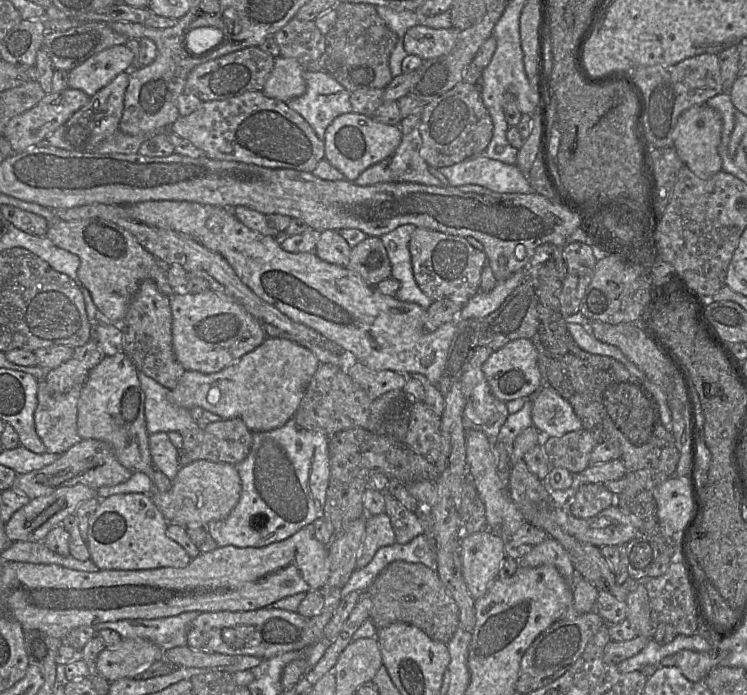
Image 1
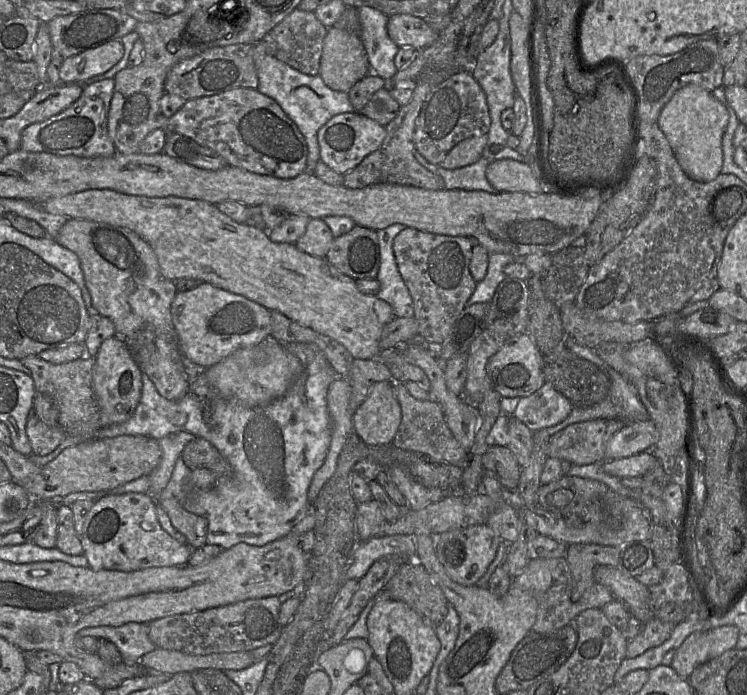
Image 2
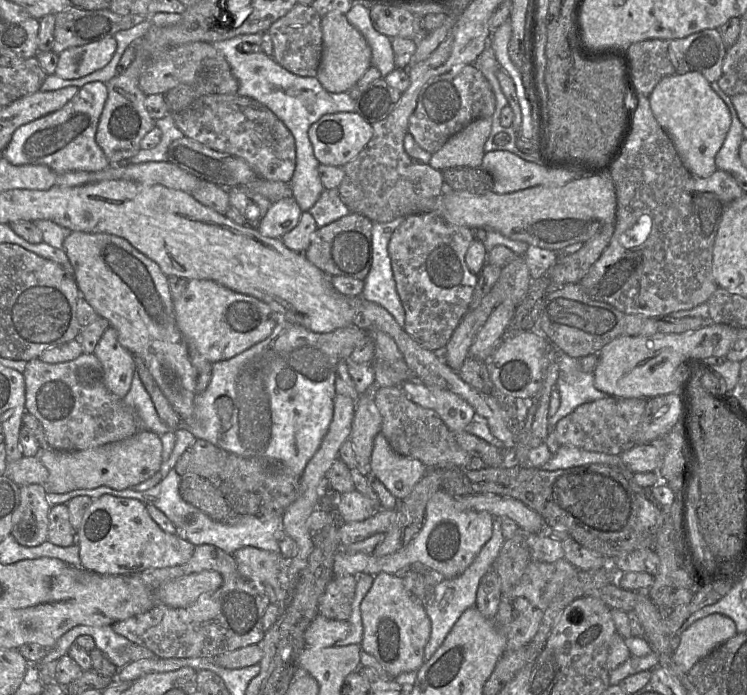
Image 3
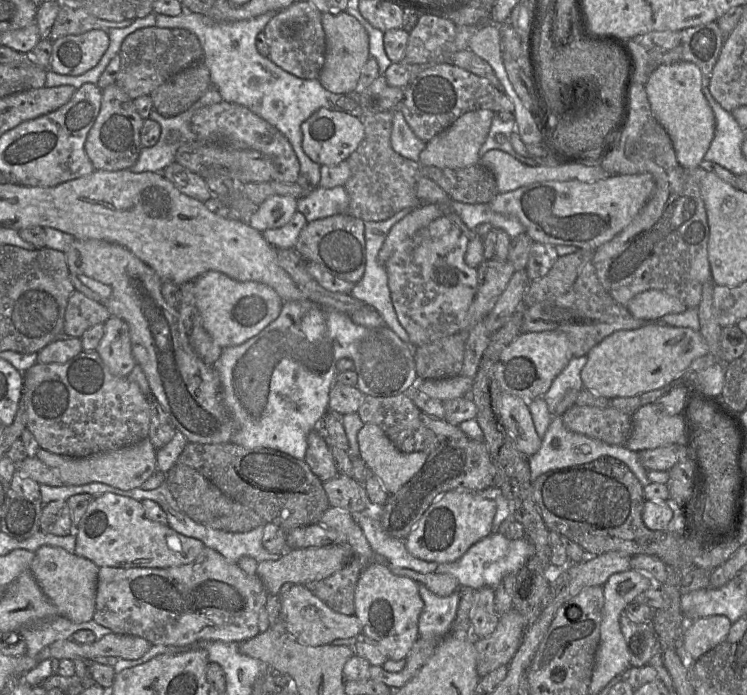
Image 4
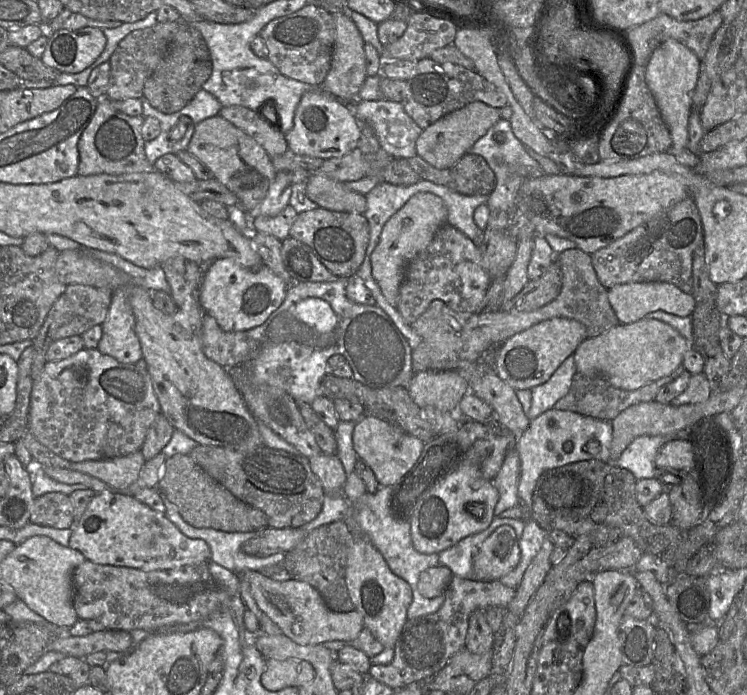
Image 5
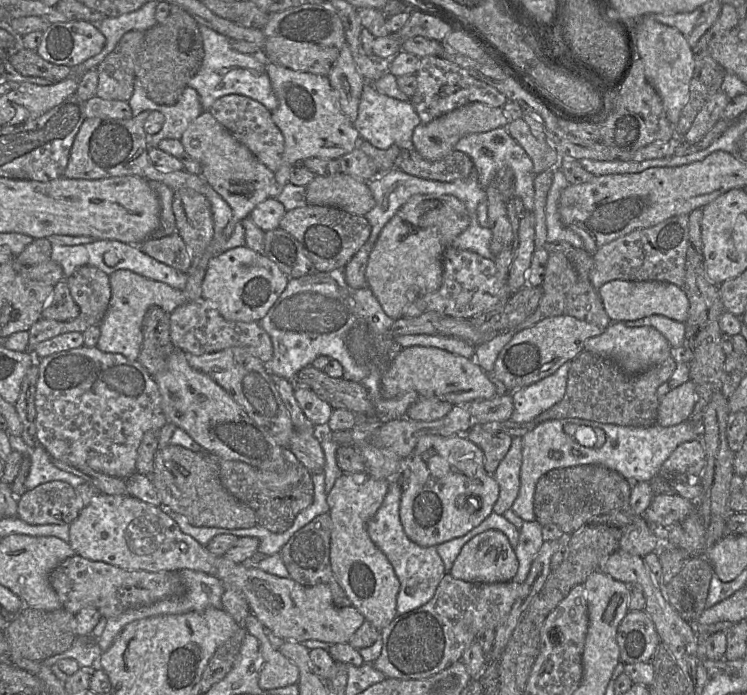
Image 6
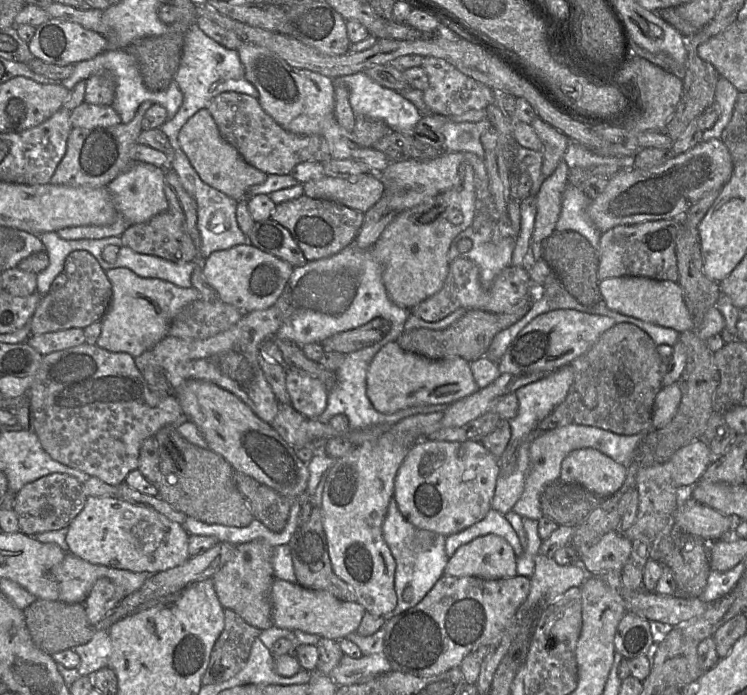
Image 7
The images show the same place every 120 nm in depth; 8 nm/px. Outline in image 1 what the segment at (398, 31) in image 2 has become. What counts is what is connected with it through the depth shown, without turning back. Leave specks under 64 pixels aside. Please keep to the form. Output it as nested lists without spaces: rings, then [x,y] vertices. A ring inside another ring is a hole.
[[[420,23],[405,33],[403,46],[407,54],[419,56],[422,60],[437,58],[448,54],[454,48],[460,31],[462,30],[453,27],[433,29]]]

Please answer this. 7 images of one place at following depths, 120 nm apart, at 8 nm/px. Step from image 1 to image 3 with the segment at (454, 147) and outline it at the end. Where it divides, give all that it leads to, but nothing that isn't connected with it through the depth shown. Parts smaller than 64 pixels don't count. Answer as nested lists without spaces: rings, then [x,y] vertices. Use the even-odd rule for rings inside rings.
[[[473,64],[456,66],[423,85],[416,108],[409,118],[408,132],[422,149],[433,154],[474,120],[492,117],[495,104],[495,95],[489,82]]]

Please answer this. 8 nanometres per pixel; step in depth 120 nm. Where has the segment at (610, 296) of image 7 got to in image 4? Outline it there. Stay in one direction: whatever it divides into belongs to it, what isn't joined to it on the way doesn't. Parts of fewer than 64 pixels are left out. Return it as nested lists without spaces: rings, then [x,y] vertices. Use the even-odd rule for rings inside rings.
[[[657,289],[637,294],[628,302],[626,308],[635,318],[649,322],[660,322],[666,314],[683,313],[687,310],[679,299]]]

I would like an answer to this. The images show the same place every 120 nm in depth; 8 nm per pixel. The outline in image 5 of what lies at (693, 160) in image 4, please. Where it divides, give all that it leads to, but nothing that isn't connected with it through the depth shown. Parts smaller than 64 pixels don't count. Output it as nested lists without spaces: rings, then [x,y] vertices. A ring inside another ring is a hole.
[[[668,39],[653,52],[645,67],[646,84],[670,131],[674,148],[687,148],[688,145],[688,123],[693,109],[692,95],[697,85],[700,65],[701,61],[693,51],[677,40]]]

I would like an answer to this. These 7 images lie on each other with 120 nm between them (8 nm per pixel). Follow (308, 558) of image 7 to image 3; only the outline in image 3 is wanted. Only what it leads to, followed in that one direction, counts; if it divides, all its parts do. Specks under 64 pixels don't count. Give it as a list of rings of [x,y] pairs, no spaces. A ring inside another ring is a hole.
[[[358,575],[333,578],[319,603],[319,613],[332,620],[349,620],[355,598]]]

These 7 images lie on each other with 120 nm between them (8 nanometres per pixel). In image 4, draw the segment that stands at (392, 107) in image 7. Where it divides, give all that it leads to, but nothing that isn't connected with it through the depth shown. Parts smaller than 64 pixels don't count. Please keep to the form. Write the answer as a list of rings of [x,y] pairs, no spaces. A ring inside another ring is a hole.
[[[393,110],[390,143],[396,153],[413,161],[419,161],[420,153],[426,147],[426,142],[415,135],[399,110]]]

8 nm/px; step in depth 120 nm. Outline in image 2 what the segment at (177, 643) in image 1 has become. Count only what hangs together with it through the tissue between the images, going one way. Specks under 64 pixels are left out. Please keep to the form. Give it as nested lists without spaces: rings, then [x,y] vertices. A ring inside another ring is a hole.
[[[127,623],[119,627],[99,626],[89,627],[77,633],[78,638],[95,637],[107,639],[118,648],[124,663],[140,663],[142,657],[156,649],[149,639],[148,623]]]

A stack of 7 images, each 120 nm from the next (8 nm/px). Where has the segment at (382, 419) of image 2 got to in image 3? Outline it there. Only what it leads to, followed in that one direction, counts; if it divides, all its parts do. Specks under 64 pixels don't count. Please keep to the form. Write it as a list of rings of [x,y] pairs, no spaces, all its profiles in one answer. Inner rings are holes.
[[[373,387],[356,400],[350,439],[353,443],[359,471],[367,475],[374,439],[382,429],[382,416],[375,404]]]

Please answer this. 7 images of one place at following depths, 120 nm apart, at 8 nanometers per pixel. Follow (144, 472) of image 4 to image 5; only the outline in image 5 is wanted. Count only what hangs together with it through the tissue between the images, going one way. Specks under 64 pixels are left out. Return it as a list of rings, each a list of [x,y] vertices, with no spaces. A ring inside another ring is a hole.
[[[141,450],[129,455],[102,459],[73,462],[70,470],[93,476],[116,490],[127,489],[134,483],[146,460]]]

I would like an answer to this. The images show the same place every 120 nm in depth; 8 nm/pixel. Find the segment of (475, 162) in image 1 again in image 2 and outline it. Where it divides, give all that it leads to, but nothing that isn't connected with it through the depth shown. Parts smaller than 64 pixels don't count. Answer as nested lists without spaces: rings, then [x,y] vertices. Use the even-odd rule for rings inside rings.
[[[481,157],[476,163],[457,169],[445,169],[439,166],[438,175],[445,182],[445,189],[486,191],[488,193],[508,193],[496,191],[486,178],[487,166],[493,161]]]

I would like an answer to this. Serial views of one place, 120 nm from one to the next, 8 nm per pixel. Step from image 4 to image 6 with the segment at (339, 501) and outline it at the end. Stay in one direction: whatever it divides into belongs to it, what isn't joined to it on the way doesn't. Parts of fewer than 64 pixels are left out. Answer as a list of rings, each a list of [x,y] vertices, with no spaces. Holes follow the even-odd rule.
[[[295,429],[288,448],[311,473],[324,471],[324,452],[319,438],[313,433]]]

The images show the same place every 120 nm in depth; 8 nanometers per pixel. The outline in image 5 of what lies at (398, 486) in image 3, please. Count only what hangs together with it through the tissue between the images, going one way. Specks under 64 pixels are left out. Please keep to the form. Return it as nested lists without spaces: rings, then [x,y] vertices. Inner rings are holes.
[[[367,414],[356,421],[352,443],[358,458],[371,467],[379,484],[391,487],[414,466],[425,445],[423,440],[407,434],[397,425]]]

